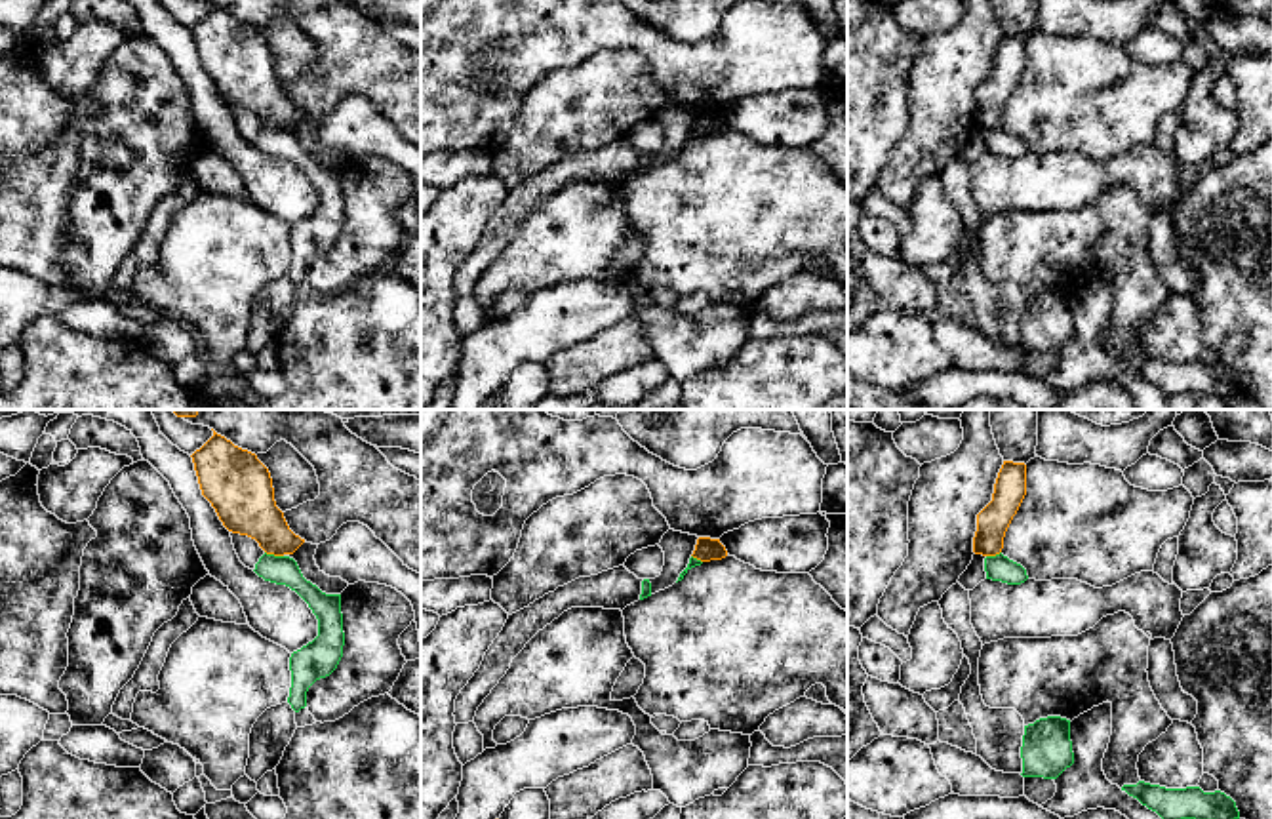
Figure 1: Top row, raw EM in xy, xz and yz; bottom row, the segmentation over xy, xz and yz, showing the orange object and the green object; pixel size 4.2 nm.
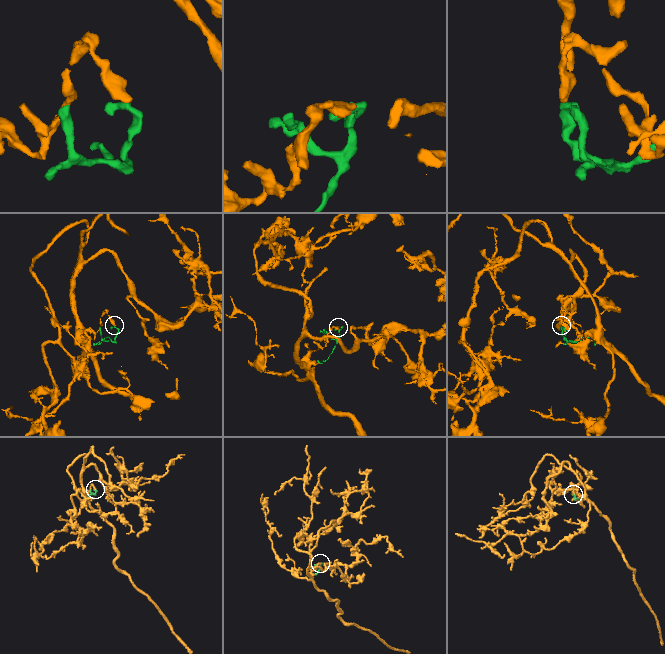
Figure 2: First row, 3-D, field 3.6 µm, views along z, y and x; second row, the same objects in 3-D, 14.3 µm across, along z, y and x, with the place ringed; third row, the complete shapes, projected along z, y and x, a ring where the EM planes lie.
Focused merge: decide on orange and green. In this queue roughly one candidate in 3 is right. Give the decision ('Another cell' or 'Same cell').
Another cell

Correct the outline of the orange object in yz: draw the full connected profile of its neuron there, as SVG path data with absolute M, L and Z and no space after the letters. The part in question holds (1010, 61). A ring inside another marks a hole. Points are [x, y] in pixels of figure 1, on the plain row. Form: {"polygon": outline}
{"polygon": "M1004 34L992 74L977 88L973 126L996 130L1004 122L1005 105L1026 69L1026 38Z"}

